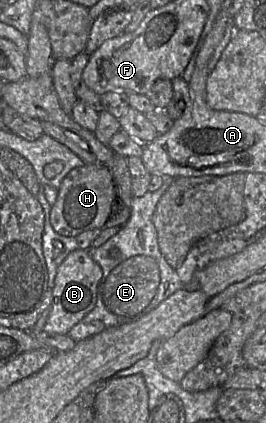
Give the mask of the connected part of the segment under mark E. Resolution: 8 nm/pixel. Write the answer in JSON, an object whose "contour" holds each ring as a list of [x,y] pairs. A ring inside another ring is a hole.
{"contour":[[[168,175],[160,176],[164,177],[164,183],[157,191],[148,191],[141,197],[132,198],[128,222],[103,245],[89,249],[92,259],[101,267],[103,275],[98,285],[98,296],[94,308],[73,326],[68,333],[68,336],[75,342],[89,338],[107,328],[120,326],[139,319],[185,285],[177,275],[176,269],[172,268],[161,254],[157,232],[153,224],[153,214],[160,198],[176,179]],[[110,249],[118,249],[118,257],[116,259],[112,259],[109,256]]]}

